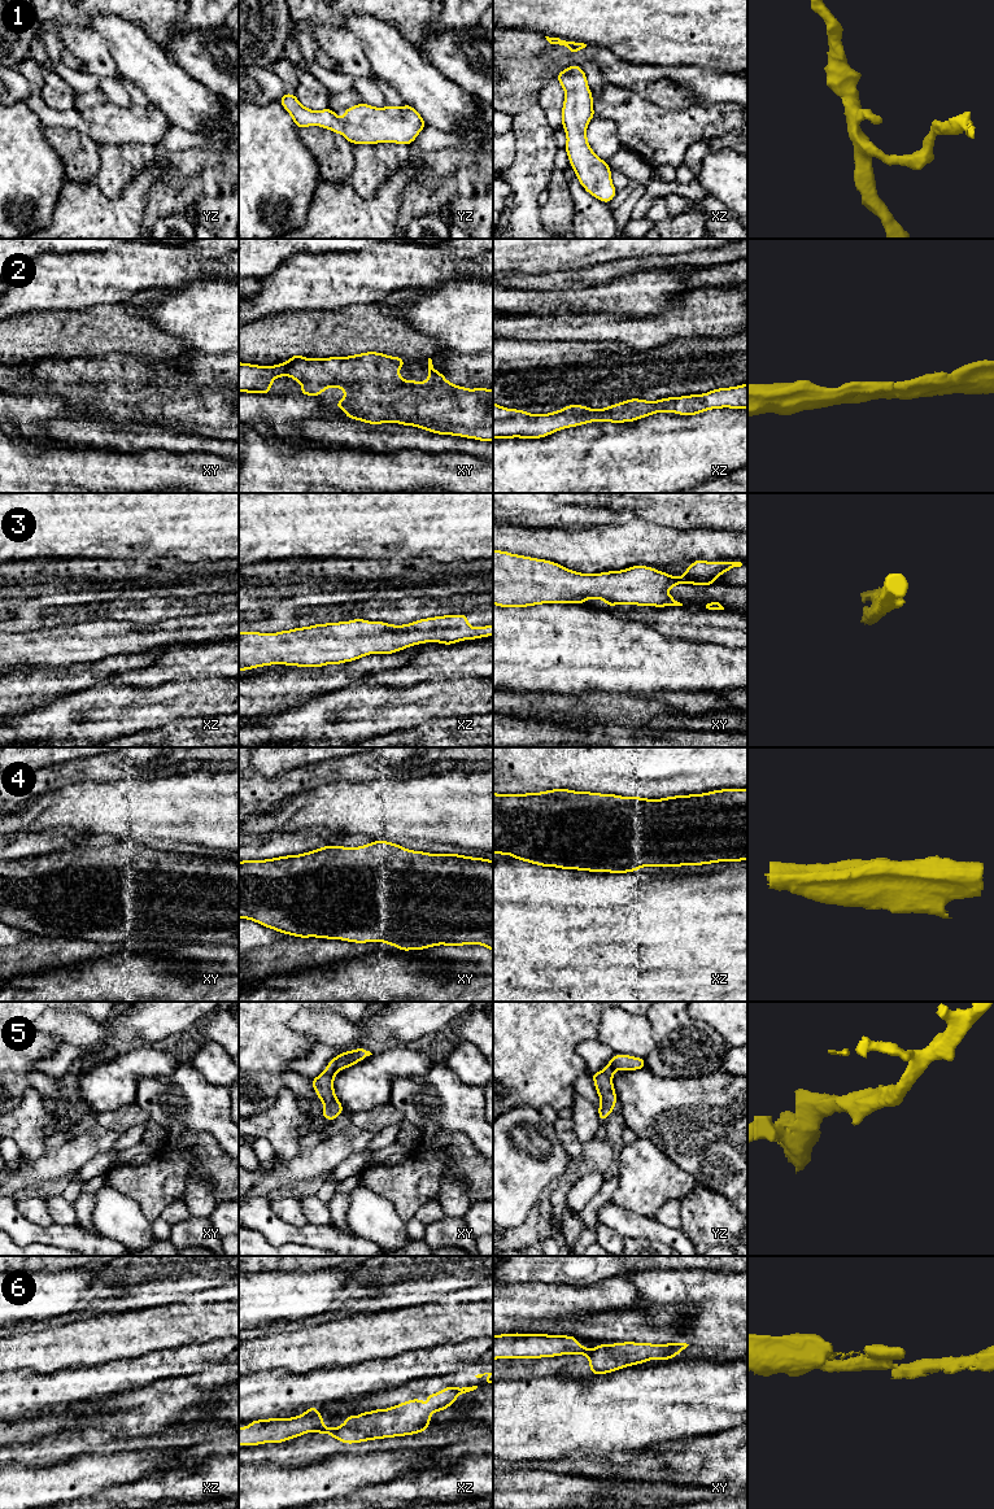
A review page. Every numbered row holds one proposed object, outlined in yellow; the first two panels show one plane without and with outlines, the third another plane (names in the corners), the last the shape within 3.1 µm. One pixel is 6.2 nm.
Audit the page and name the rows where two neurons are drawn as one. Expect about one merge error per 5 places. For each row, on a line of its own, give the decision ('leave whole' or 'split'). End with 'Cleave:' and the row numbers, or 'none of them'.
1: leave whole
2: leave whole
3: leave whole
4: leave whole
5: leave whole
6: split
Cleave: 6

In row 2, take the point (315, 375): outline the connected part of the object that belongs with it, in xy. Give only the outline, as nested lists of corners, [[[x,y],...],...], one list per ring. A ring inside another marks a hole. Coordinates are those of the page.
[[[366,352],[348,357],[328,358],[305,358],[301,354],[292,356],[287,362],[274,366],[258,366],[239,362],[239,392],[269,394],[271,384],[276,378],[284,375],[298,381],[302,388],[300,394],[319,396],[327,388],[340,388],[345,392],[344,398],[333,404],[341,409],[349,419],[357,419],[369,424],[398,423],[402,426],[419,427],[437,435],[461,436],[479,441],[493,441],[493,410],[489,405],[493,402],[493,389],[478,387],[467,389],[454,385],[445,376],[433,368],[432,359],[428,358],[428,379],[426,381],[404,380],[398,370],[405,366],[405,359],[392,357],[378,352]]]

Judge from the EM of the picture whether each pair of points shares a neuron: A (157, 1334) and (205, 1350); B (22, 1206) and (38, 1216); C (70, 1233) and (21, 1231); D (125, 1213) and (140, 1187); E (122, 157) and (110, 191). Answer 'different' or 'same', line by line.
A: different
B: same
C: same
D: different
E: same

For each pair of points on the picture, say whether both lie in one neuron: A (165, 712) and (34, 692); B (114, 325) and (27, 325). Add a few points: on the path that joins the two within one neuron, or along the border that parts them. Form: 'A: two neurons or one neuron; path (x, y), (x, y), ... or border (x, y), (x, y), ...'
A: two neurons; border (96, 685), (68, 696)
B: one neuron; path (92, 328), (49, 328)

